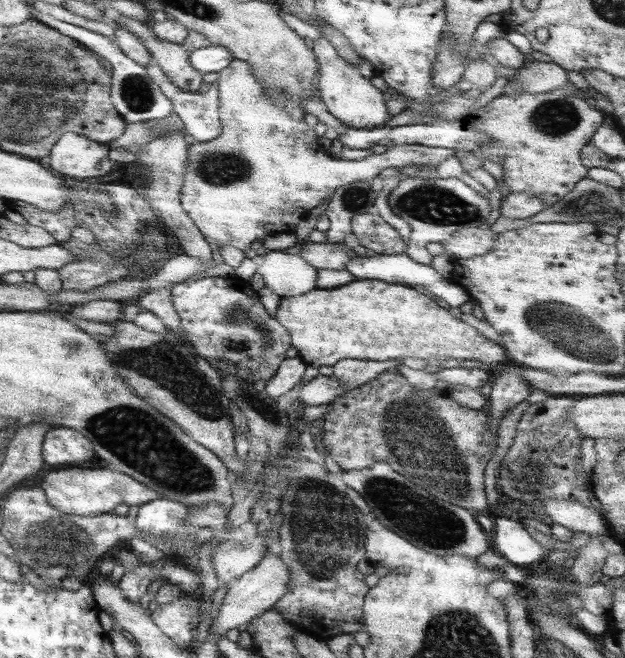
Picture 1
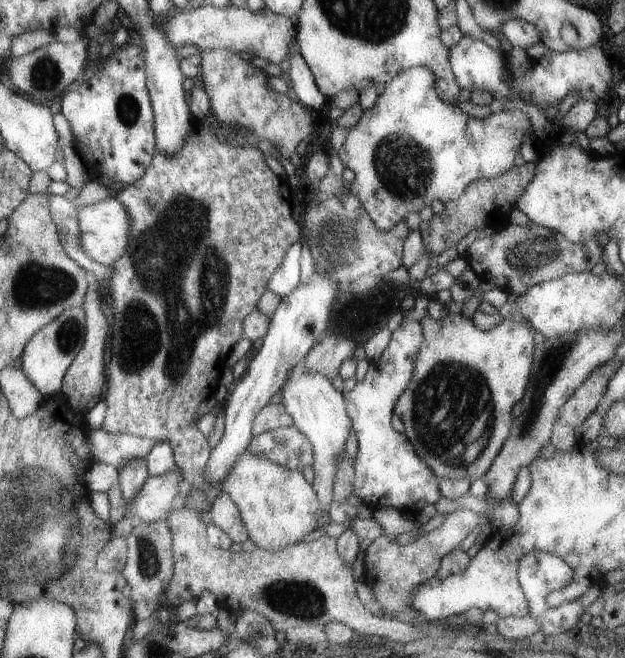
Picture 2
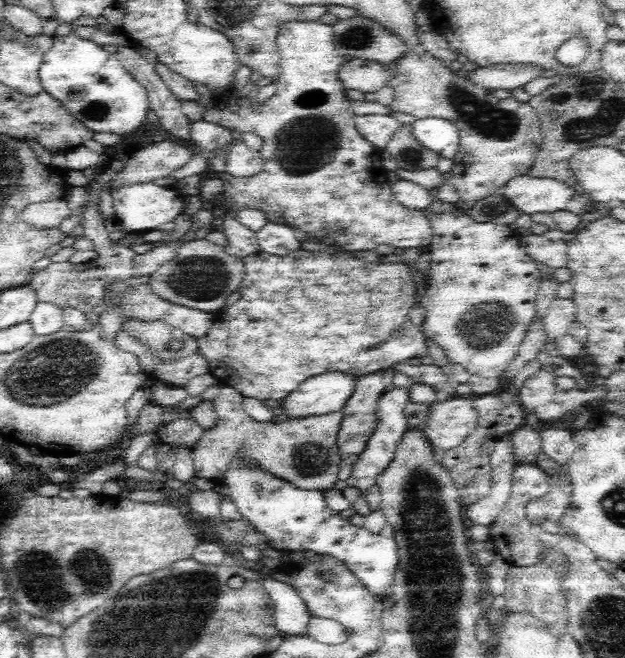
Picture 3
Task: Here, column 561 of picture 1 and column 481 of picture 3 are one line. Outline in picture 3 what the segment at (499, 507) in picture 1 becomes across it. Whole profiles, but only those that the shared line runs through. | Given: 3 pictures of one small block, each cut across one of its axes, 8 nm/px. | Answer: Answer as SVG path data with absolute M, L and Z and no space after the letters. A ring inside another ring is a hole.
M487 394L474 397L474 405L478 409L478 424L476 428L454 448L441 451L441 461L444 468L450 471L456 485L461 505L467 508L477 500L484 498L491 485L491 468L489 454L495 442L508 433L514 433L524 425L524 412L520 403L507 401L498 394Z

